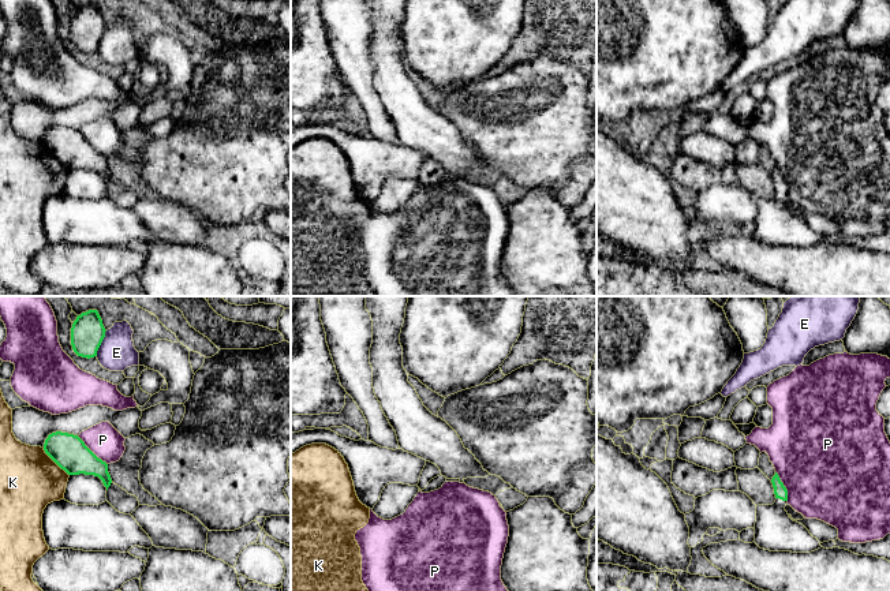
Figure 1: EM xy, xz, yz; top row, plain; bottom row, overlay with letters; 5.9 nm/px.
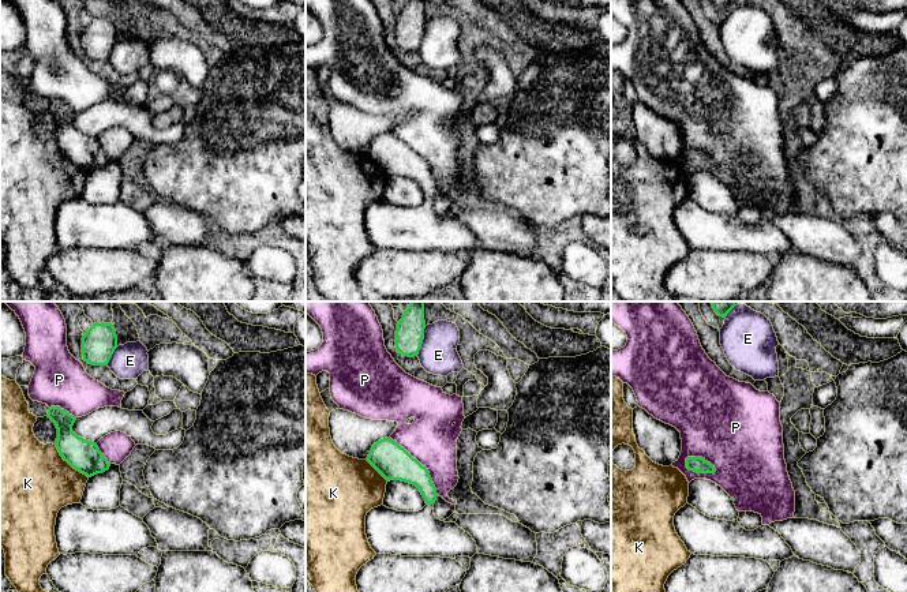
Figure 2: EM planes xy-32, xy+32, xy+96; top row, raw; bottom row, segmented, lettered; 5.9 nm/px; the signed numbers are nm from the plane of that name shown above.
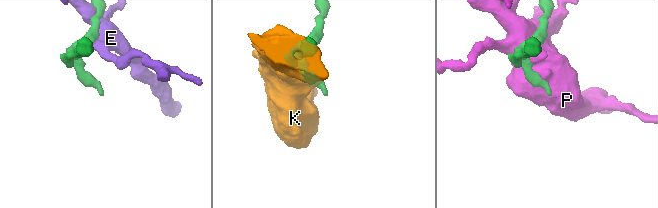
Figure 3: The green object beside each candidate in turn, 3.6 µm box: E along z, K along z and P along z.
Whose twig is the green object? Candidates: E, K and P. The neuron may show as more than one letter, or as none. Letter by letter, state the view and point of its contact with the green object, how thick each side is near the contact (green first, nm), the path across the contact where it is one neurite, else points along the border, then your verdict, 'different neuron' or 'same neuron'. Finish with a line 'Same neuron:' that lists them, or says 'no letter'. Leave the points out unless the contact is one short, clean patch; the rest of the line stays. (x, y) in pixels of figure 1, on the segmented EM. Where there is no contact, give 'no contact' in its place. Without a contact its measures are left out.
E: meets green in xy at (101, 341); 200 nm thick on the green side, 220 nm on the other; different neuron
K: meets green in xy at (55, 462); 200 nm thick on the green side, 360 nm on the other; different neuron
P: meets green in xy at (90, 451); 200 nm thick on the green side, 190 nm on the other; different neuron
Same neuron: no letter

